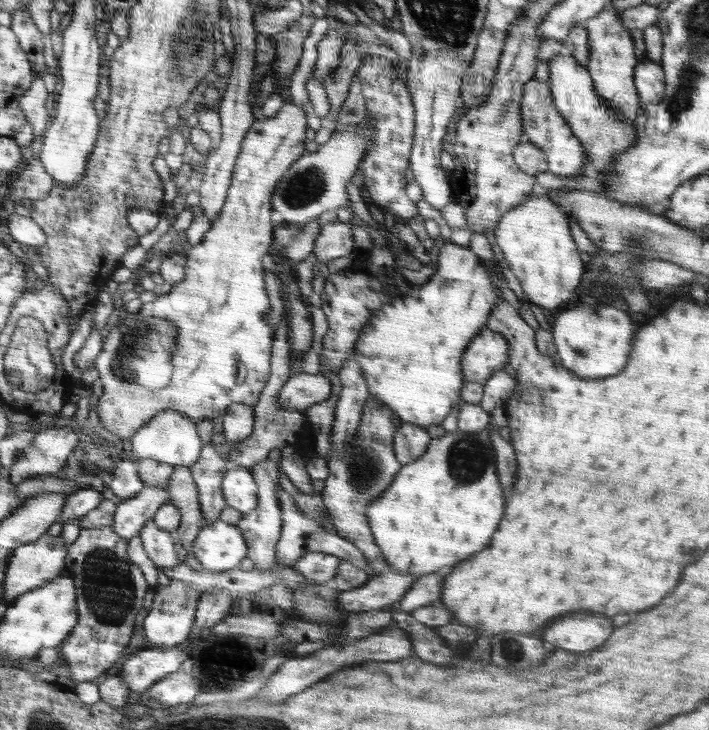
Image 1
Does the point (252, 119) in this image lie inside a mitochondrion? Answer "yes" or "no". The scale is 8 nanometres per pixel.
no

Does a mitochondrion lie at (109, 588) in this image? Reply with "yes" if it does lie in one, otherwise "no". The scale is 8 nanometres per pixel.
yes

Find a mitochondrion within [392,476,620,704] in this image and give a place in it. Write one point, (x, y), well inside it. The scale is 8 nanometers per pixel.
(510, 648)

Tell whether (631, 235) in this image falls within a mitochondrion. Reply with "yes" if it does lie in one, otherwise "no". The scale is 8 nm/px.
yes

